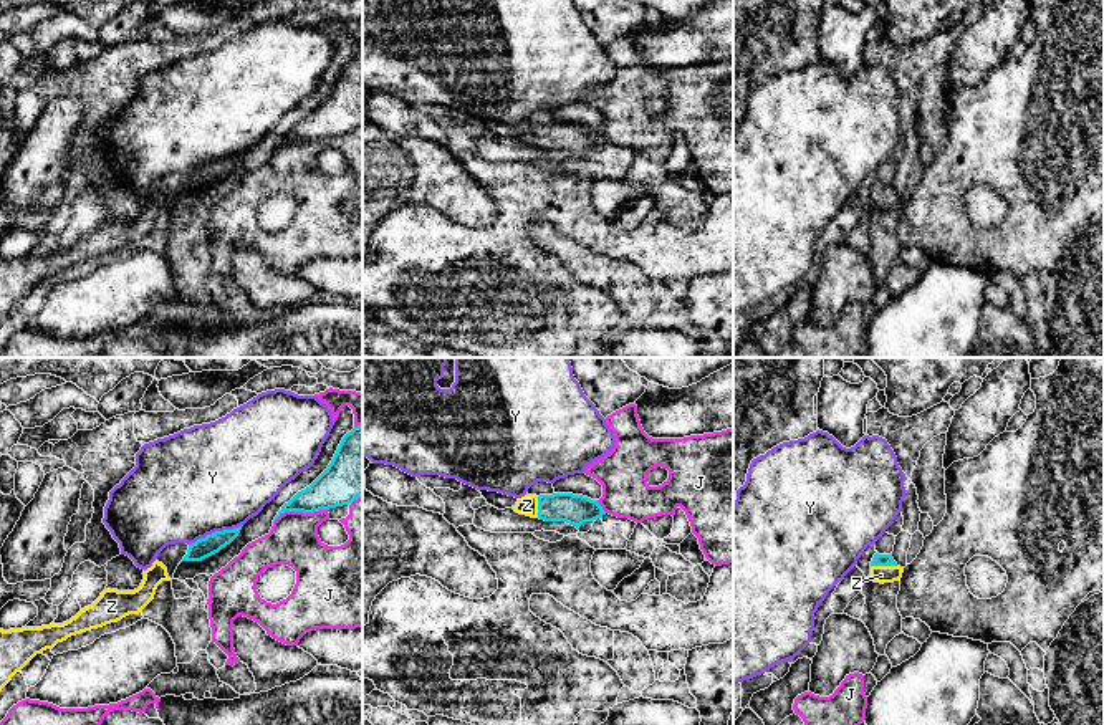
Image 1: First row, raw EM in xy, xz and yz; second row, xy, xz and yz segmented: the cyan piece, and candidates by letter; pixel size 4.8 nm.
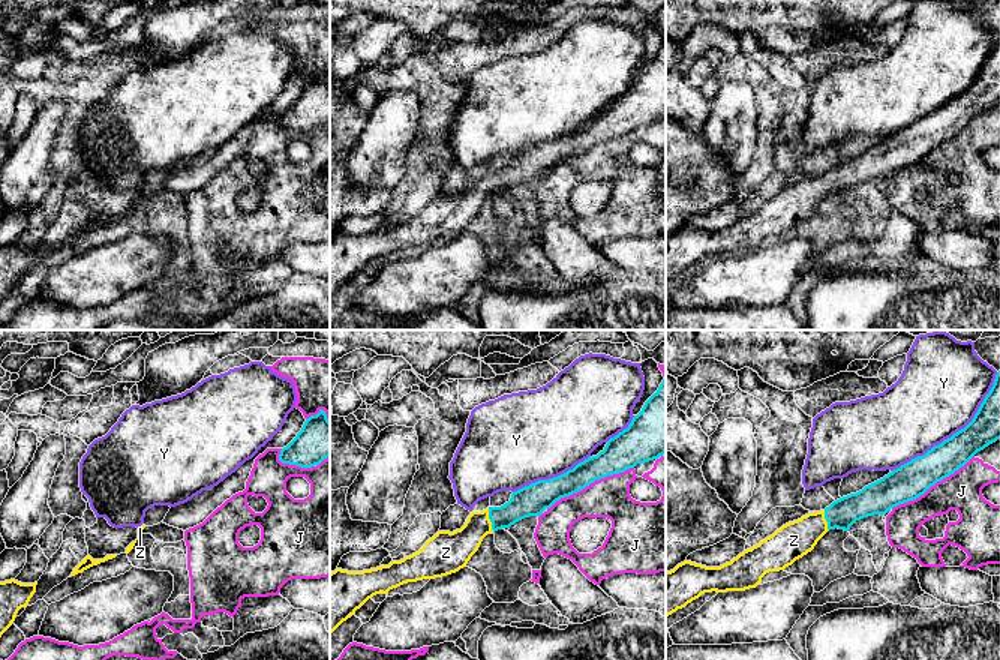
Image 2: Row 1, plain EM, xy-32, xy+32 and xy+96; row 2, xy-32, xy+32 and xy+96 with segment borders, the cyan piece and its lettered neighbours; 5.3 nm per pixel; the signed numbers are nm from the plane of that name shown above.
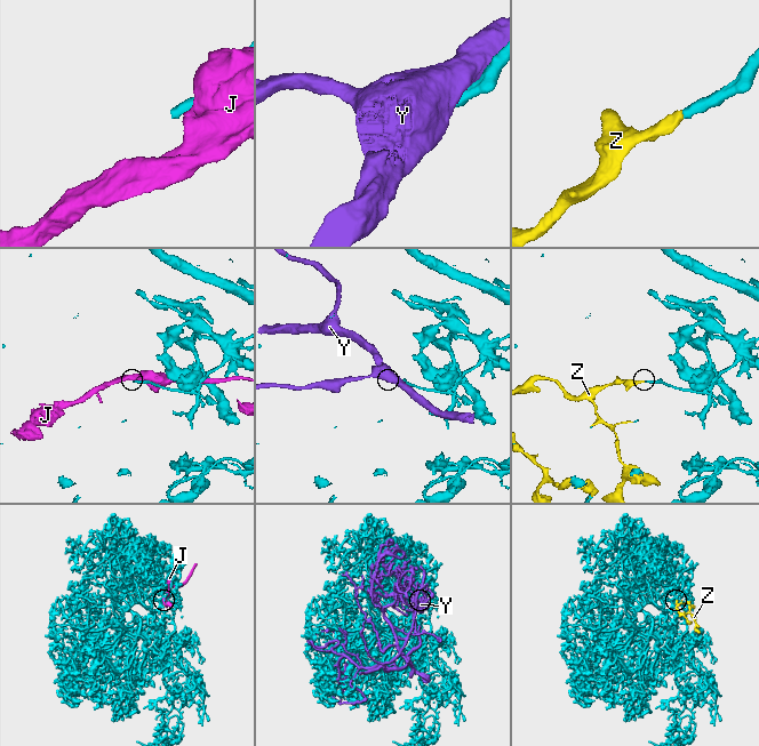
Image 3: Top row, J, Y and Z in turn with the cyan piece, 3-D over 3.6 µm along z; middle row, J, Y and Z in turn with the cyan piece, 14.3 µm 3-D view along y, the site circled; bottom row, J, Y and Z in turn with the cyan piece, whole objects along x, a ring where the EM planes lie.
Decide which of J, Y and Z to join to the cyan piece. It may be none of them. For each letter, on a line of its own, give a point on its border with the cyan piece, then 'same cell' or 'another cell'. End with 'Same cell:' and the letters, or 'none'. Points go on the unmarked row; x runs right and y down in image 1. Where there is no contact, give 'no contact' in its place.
J: contact xy (300, 139); another cell
Y: contact xy (216, 161); another cell
Z: contact yz (884, 194); same cell
Same cell: Z

